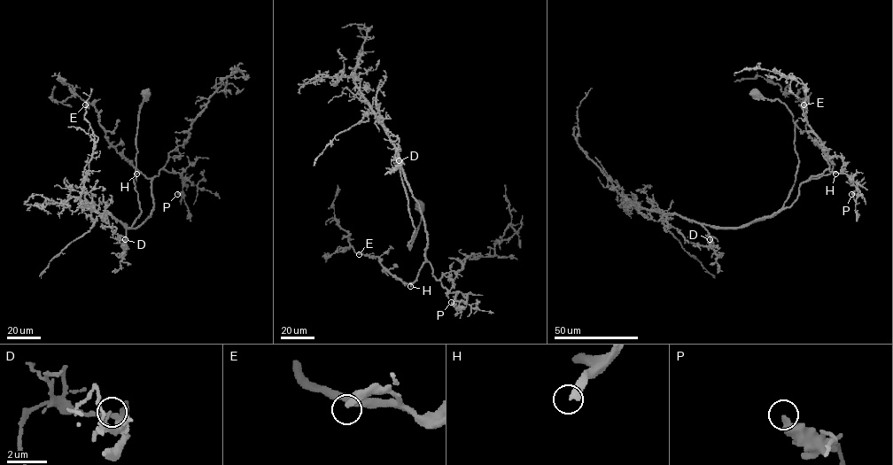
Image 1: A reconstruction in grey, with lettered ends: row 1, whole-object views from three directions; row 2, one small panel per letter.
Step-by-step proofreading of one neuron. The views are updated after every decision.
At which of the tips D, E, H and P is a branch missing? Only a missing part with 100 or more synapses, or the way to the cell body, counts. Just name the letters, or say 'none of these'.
H

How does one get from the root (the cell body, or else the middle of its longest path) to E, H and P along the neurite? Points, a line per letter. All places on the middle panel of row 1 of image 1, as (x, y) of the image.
E: (419, 206), (409, 250), (415, 228), (399, 157), (427, 235), (414, 282), (396, 278), (376, 256), (359, 254)
H: (419, 206), (420, 225), (409, 250), (415, 228), (399, 157), (427, 235), (425, 260), (410, 286)
P: (419, 206), (409, 250), (415, 228), (399, 157), (424, 222), (425, 258), (459, 305), (451, 302)

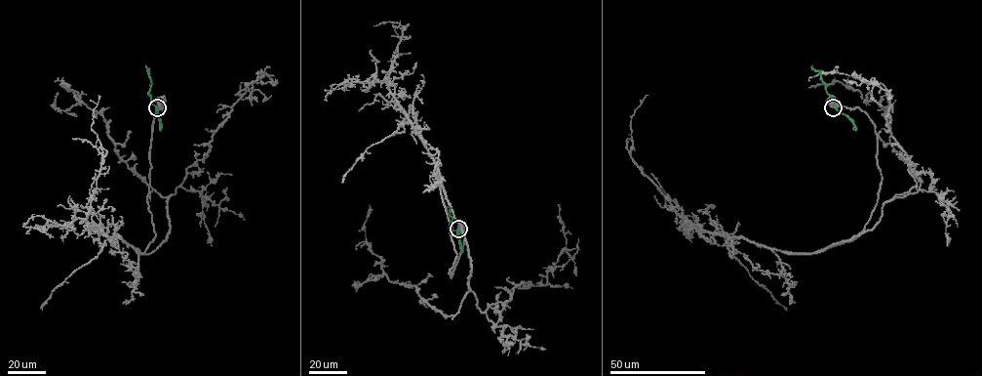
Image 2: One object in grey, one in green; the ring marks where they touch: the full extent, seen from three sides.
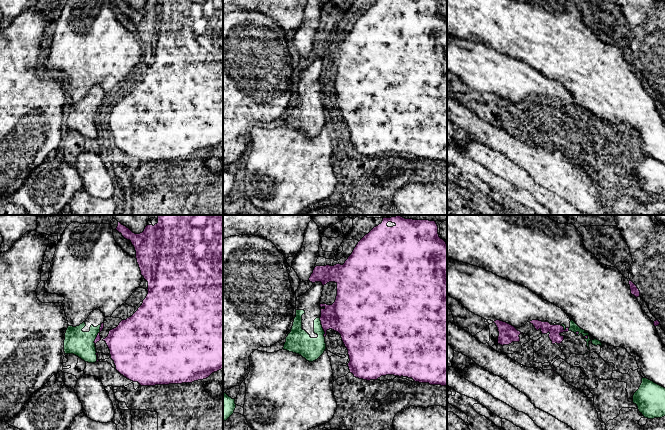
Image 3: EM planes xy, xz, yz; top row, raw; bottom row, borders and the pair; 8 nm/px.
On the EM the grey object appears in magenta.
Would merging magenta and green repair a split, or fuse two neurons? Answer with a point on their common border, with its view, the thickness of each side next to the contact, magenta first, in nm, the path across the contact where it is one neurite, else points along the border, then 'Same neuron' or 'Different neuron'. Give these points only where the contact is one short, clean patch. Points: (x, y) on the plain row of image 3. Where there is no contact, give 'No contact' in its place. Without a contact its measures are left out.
Touches magenta at xy (98, 110). Thickness 50 nm (magenta) against 200 nm. Different neuron

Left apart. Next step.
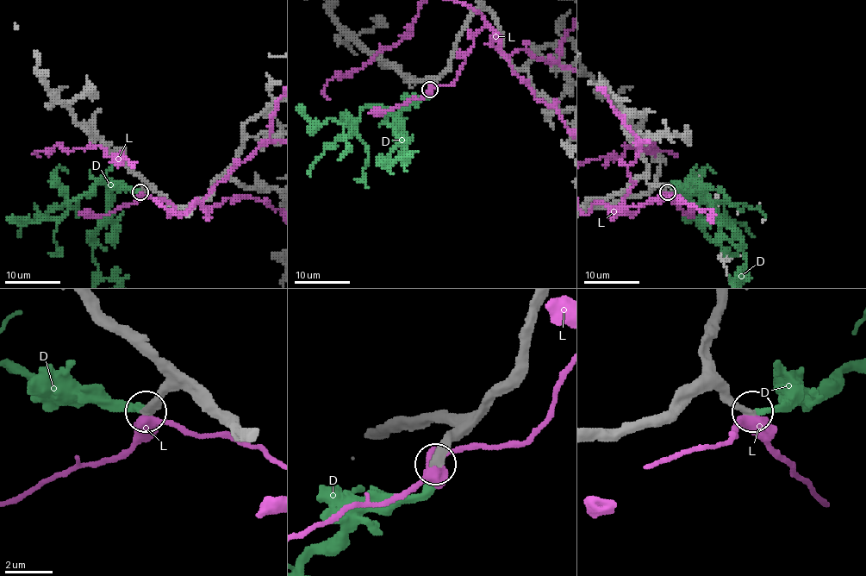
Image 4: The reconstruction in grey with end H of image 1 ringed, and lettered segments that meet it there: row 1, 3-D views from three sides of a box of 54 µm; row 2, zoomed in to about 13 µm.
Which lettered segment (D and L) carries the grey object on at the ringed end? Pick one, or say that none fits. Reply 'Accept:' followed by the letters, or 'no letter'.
Accept: D

